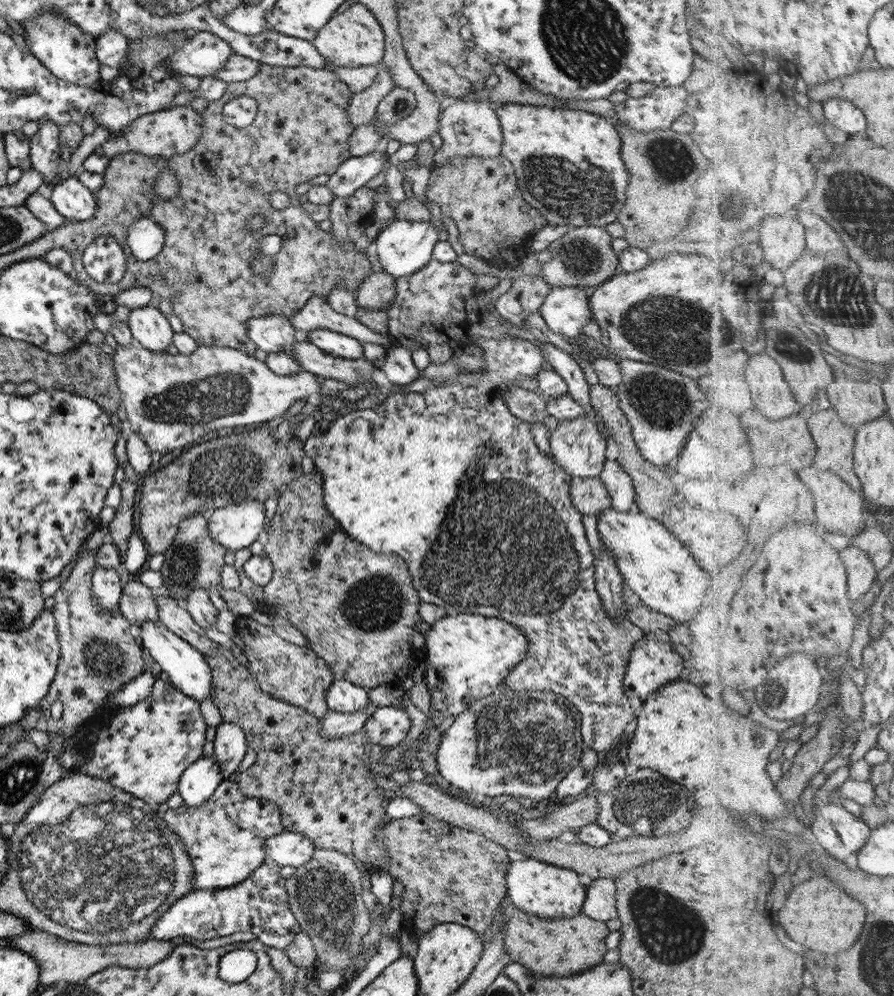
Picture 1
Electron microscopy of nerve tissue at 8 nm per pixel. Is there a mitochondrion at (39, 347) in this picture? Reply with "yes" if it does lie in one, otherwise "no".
no

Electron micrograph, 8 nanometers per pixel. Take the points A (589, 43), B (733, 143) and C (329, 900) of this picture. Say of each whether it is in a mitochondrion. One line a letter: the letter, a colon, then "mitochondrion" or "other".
A: mitochondrion
B: other
C: mitochondrion

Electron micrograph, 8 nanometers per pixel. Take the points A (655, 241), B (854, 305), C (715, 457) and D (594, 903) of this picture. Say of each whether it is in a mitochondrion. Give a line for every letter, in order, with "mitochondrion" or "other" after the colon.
A: other
B: mitochondrion
C: other
D: other

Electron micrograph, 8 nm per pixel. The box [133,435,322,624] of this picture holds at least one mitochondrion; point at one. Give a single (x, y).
(183, 565)

